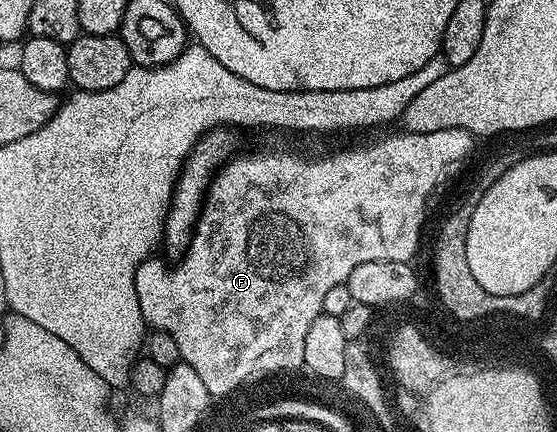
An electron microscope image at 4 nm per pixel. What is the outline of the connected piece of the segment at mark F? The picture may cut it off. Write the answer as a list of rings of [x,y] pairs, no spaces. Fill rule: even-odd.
[[[447,130],[429,133],[397,131],[389,137],[380,137],[369,145],[356,145],[345,153],[336,153],[333,157],[307,157],[304,153],[248,153],[245,157],[233,156],[227,165],[221,165],[220,172],[213,177],[190,247],[178,264],[168,270],[169,262],[153,255],[136,268],[134,287],[138,291],[138,307],[144,316],[145,326],[170,334],[174,343],[178,343],[182,361],[195,369],[213,397],[218,399],[239,392],[244,385],[262,380],[267,373],[284,373],[287,369],[296,368],[299,370],[304,363],[310,323],[314,323],[314,319],[318,319],[323,313],[323,300],[330,287],[345,284],[350,271],[354,271],[354,267],[359,267],[362,263],[413,260],[412,256],[420,245],[420,228],[424,225],[424,208],[428,205],[428,196],[435,191],[440,176],[455,161],[460,161],[473,152],[468,138],[464,133]]]

